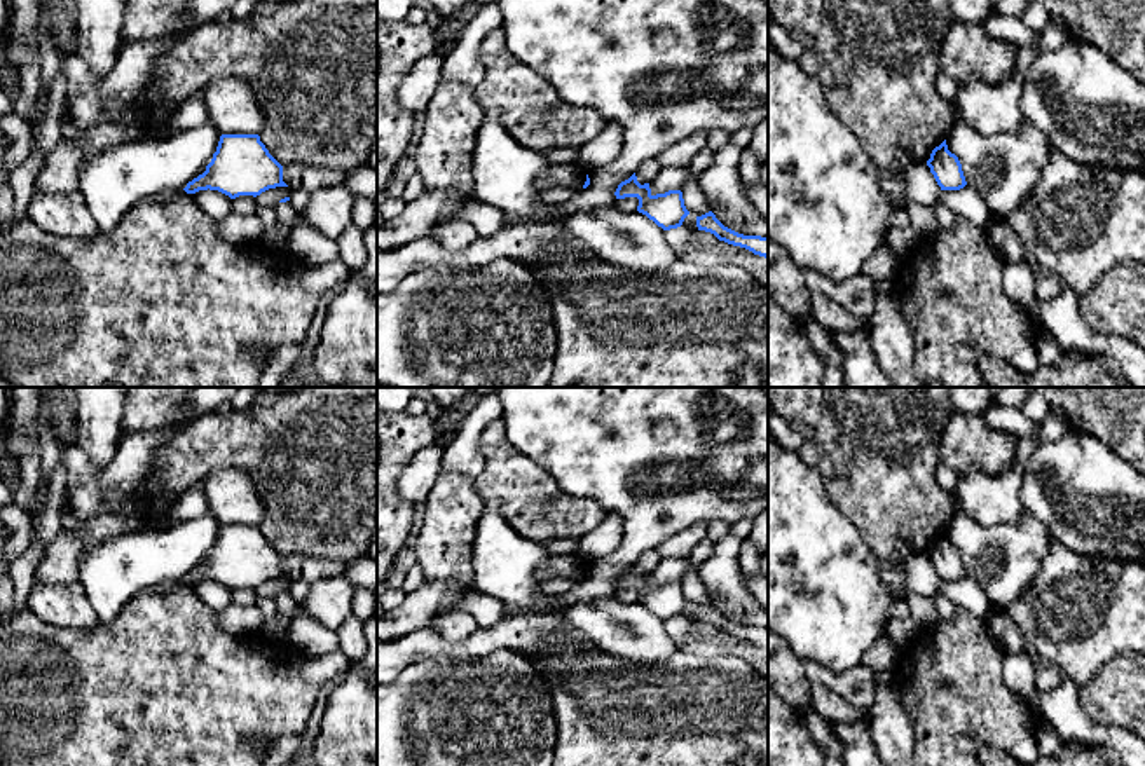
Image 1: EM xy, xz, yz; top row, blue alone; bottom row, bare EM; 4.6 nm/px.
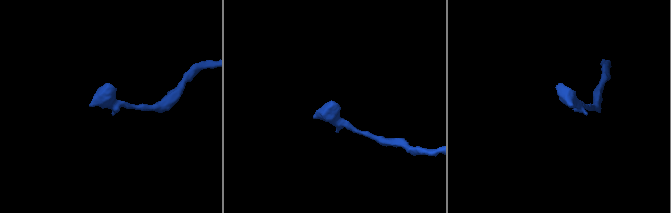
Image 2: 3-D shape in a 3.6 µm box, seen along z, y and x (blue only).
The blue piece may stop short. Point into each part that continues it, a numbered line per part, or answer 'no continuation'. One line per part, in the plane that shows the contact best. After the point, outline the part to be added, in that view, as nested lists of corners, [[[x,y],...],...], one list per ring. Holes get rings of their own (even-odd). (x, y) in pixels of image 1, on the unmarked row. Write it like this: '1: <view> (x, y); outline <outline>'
no continuation

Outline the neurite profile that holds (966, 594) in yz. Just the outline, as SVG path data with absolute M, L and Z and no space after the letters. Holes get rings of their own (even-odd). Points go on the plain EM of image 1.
M969 576L960 581L941 581L939 593L943 593L955 607L983 618L991 607L986 592Z

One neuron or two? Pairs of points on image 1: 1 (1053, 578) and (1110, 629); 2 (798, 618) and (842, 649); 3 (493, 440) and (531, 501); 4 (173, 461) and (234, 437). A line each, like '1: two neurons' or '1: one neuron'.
1: one neuron
2: one neuron
3: one neuron
4: one neuron

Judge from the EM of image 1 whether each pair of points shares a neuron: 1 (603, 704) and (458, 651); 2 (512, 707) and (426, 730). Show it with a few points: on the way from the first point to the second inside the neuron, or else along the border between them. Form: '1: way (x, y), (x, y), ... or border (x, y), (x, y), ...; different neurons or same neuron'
1: way (568, 667), (540, 639), (494, 639); same neuron
2: way (491, 719), (480, 730), (447, 730); same neuron

